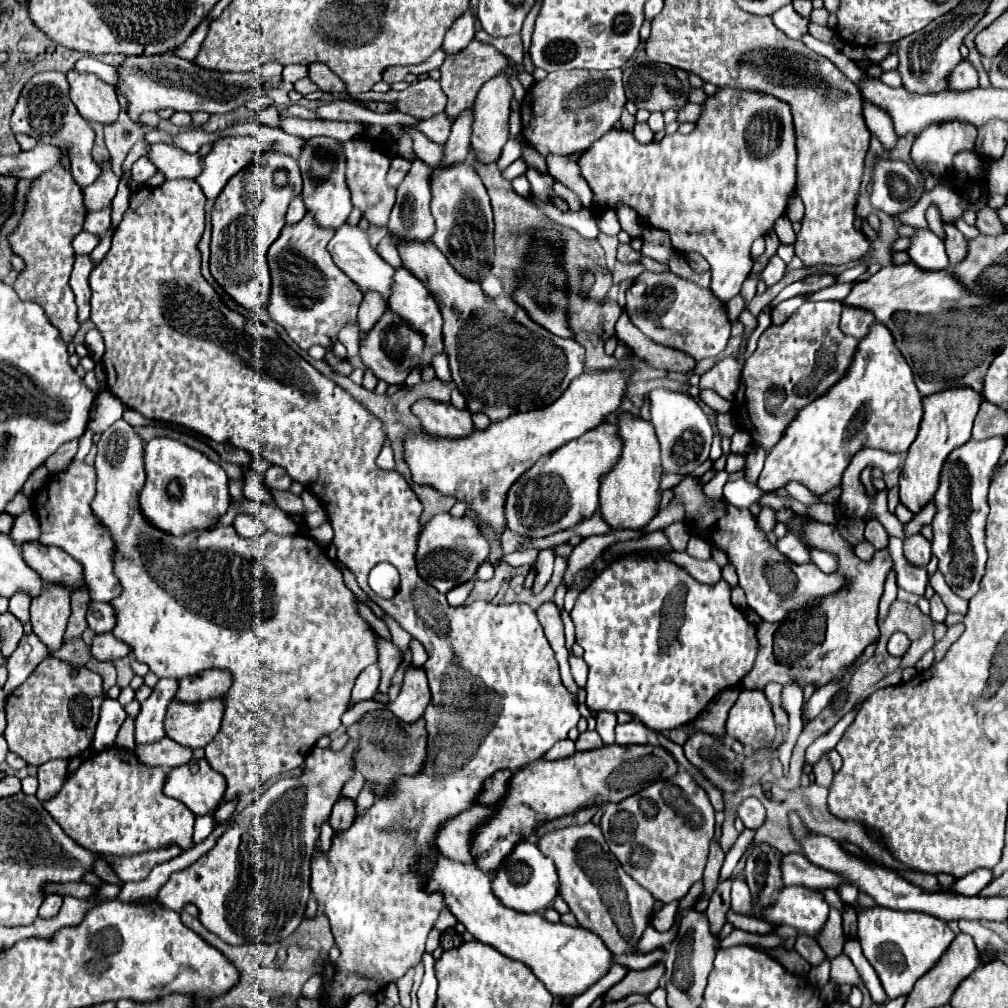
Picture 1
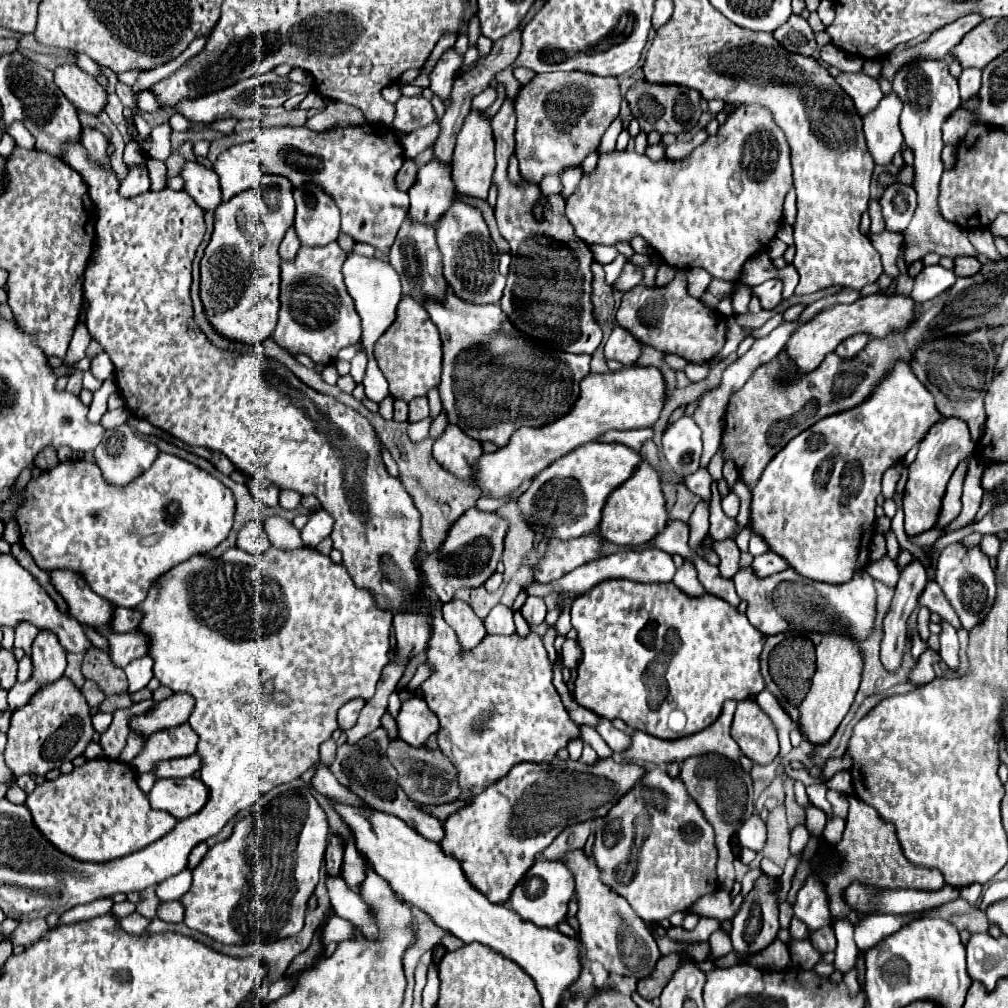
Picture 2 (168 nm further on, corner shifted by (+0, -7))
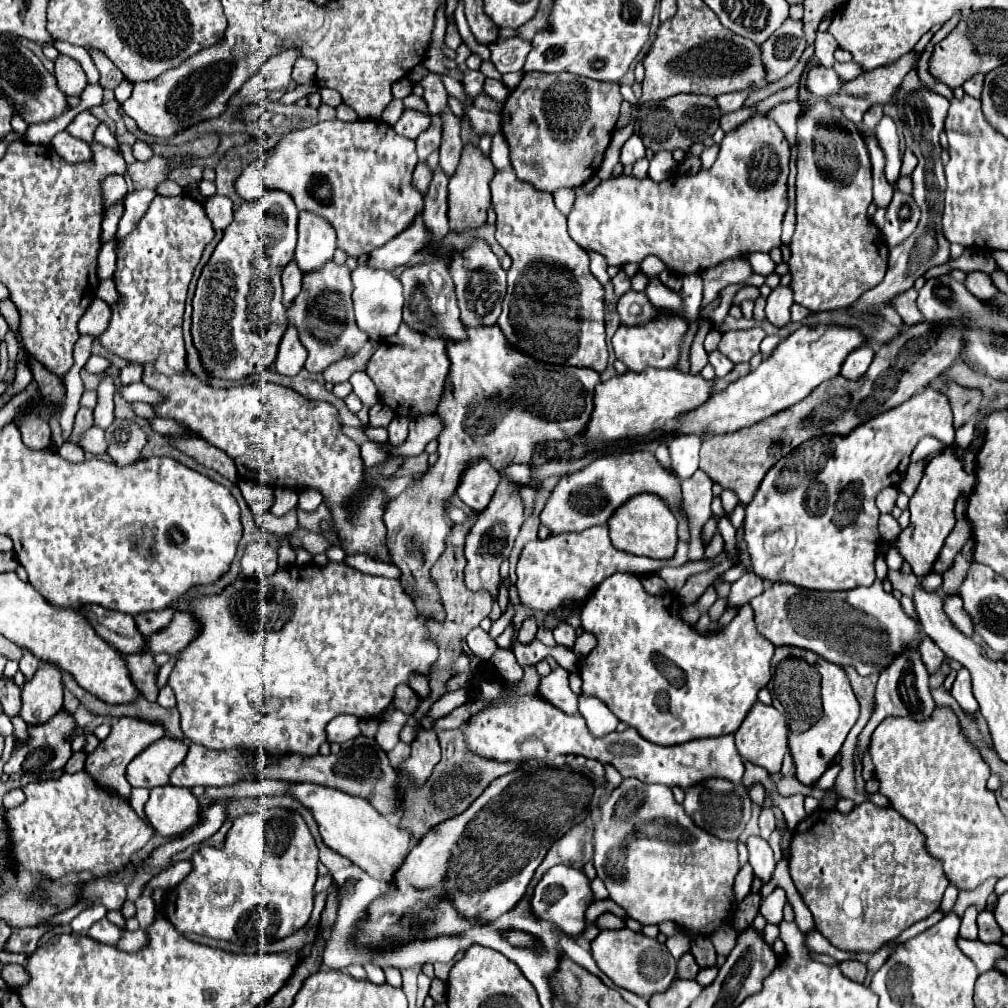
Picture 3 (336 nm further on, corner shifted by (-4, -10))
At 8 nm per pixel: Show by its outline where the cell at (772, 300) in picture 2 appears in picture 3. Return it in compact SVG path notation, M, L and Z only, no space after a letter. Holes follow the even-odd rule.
M775 287L771 291L771 295L767 297L767 307L765 307L765 315L767 321L773 323L775 327L785 327L791 321L789 315L789 307L793 305L793 291L789 287Z

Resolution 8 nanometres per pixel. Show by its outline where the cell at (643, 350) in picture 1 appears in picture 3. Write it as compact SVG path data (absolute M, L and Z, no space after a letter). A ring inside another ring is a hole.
M701 325L697 337L695 337L693 345L691 345L691 373L693 373L693 375L701 373L701 369L707 365L707 353L705 353L705 349L703 349L703 339L705 339L705 335L707 335L707 327L709 327L709 325Z

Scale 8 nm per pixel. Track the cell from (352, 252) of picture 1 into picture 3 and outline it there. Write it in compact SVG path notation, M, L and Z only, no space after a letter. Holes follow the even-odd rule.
M359 265L351 273L355 291L353 291L353 309L355 309L355 321L361 331L369 335L371 341L381 341L393 333L397 333L401 325L401 309L403 309L403 293L401 293L401 281L389 273L389 271L377 271L367 265Z

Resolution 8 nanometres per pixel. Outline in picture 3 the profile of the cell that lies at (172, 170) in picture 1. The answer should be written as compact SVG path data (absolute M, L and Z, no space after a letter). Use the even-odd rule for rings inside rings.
M223 195L211 197L205 203L205 211L215 231L225 231L233 221L233 201L229 201L229 197L223 197Z

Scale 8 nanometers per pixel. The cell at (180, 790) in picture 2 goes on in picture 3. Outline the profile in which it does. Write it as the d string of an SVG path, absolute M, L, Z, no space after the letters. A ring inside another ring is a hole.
M155 787L145 803L145 817L157 835L177 835L199 821L197 797L183 787Z

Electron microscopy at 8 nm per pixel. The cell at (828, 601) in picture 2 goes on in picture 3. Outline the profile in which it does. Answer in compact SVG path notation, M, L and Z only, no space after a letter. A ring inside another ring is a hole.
M879 579L871 587L857 587L851 591L837 591L837 593L805 591L789 583L775 583L767 587L759 597L755 597L751 605L755 609L757 631L777 647L789 645L813 651L825 661L831 661L835 665L855 667L855 671L863 677L871 673L881 673L885 667L889 667L889 663L897 655L901 655L901 651L905 651L907 647L919 647L923 639L919 623L915 627L915 619L903 611L901 603L891 593L885 593Z

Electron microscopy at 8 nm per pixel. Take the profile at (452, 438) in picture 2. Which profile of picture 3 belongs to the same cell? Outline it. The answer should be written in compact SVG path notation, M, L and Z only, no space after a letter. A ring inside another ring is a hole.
M471 465L465 471L465 475L461 477L457 495L467 507L481 511L489 505L497 483L499 483L499 475L495 473L495 469L489 471L489 467L487 467L485 477L481 477L481 473L477 473L477 465Z

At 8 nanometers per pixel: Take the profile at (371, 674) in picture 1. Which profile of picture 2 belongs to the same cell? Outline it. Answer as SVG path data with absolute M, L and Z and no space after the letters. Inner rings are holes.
M351 700L351 702L347 702L345 706L341 706L341 710L339 710L339 714L337 714L339 728L341 728L341 730L351 728L351 726L357 722L357 716L359 716L359 712L361 712L363 706L365 706L365 700Z

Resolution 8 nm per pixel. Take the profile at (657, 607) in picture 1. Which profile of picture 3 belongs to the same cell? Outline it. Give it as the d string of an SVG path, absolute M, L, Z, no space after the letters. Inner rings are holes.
M617 573L611 575L609 579L605 579L605 583L601 583L601 587L597 587L597 591L593 593L593 597L589 597L589 601L585 603L585 607L581 609L581 627L589 633L593 633L597 637L597 647L583 659L581 663L581 679L583 679L583 693L585 695L593 695L601 701L605 701L609 705L609 709L629 727L637 729L639 735L655 745L679 745L679 743L687 743L693 739L703 739L703 737L719 737L719 735L727 735L727 733L735 733L739 729L739 725L743 723L743 719L747 717L747 713L751 711L751 707L757 701L757 693L759 689L763 689L769 679L771 679L771 659L773 659L773 643L769 643L763 635L759 635L759 631L755 629L753 623L753 609L749 605L741 607L739 613L735 615L735 619L723 629L723 631L711 631L709 635L699 635L695 631L695 627L679 621L677 617L679 613L679 599L673 595L663 595L663 597L653 597L649 595L639 577L633 575L625 575L625 573Z

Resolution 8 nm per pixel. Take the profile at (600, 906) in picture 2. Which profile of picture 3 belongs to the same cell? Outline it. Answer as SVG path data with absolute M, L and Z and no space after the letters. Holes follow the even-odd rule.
M631 929L621 931L601 931L597 939L591 943L593 959L597 961L597 967L617 985L627 991L633 991L635 995L649 997L657 991L665 991L677 973L677 961L667 951L663 943L657 939L645 937L643 933L635 933Z

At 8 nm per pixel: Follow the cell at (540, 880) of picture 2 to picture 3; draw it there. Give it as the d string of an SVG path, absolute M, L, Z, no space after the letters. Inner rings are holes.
M555 865L549 869L543 879L535 887L535 895L531 899L531 909L539 919L545 919L565 931L569 937L577 937L585 931L585 911L593 903L591 881L585 877L581 869L569 869L565 865Z

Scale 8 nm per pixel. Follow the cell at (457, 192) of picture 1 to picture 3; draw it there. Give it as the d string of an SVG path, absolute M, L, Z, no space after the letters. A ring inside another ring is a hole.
M475 241L471 249L463 253L463 257L453 257L449 263L449 271L455 283L457 293L457 305L461 309L461 321L467 327L481 327L481 325L495 325L501 315L501 301L507 291L505 271L495 257L495 253L489 249L485 241Z

